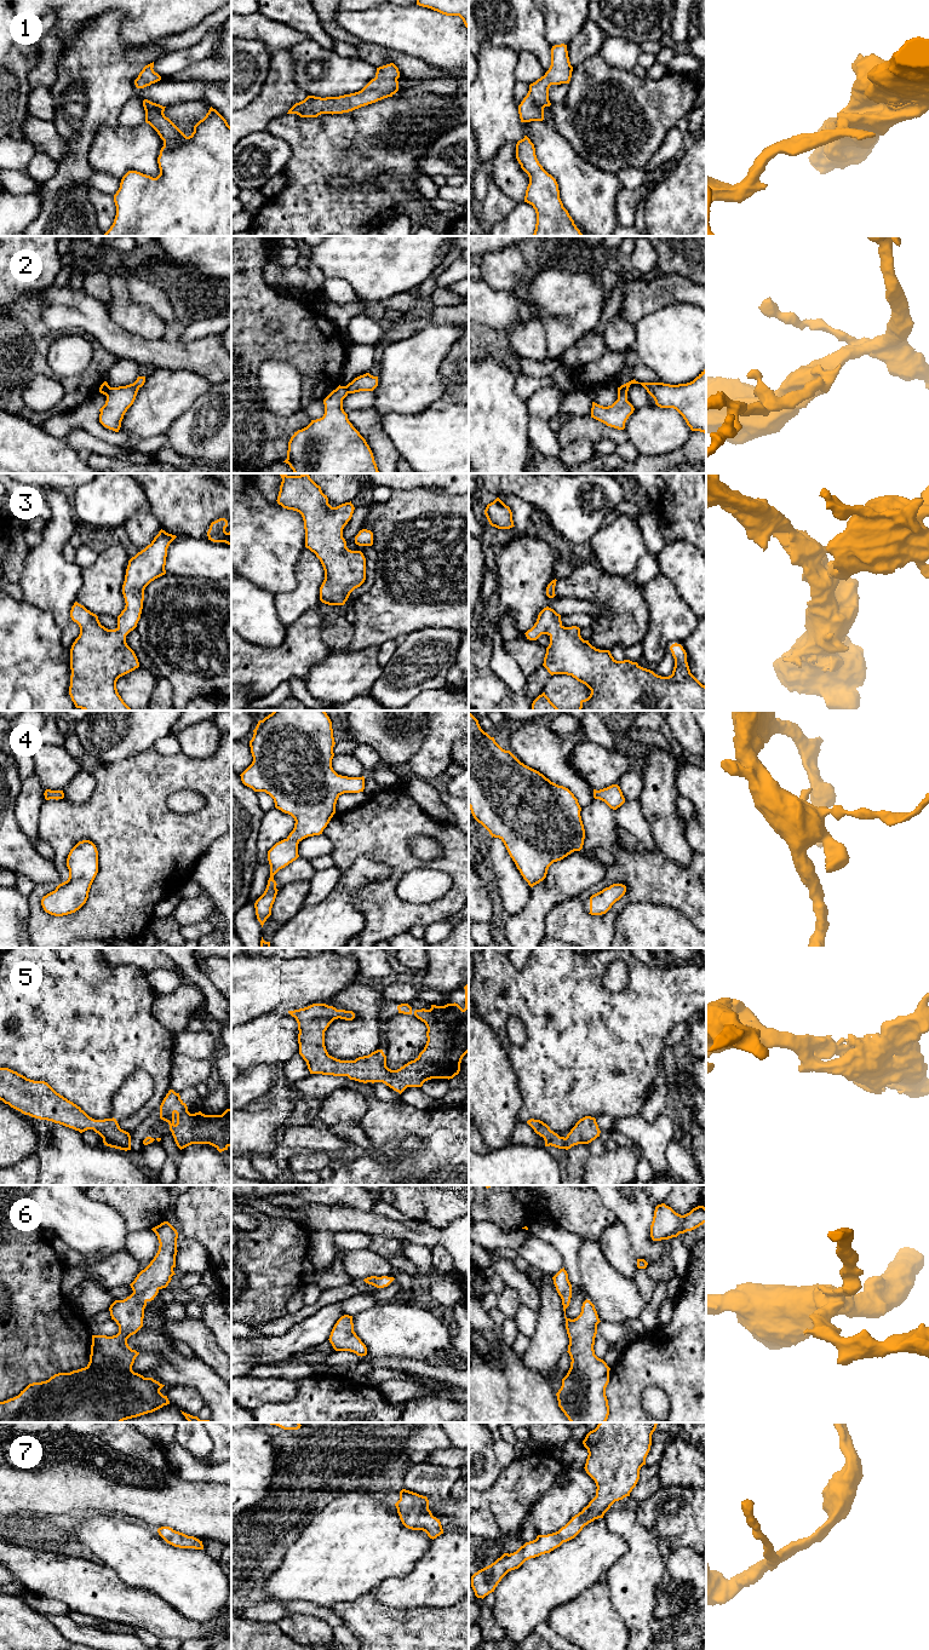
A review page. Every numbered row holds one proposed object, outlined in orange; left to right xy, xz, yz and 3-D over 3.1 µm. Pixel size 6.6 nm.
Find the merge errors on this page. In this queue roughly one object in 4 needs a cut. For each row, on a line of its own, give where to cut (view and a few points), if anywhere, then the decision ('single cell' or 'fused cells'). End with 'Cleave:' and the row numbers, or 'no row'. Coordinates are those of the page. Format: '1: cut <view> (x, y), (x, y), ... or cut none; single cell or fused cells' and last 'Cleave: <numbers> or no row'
1: cut none; single cell
2: cut yz (619, 387), (626, 394); fused cells
3: cut none; single cell
4: cut none; single cell
5: cut none; single cell
6: cut none; single cell
7: cut none; single cell
Cleave: 2

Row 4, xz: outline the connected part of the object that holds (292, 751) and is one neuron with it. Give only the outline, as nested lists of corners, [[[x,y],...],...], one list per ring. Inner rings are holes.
[[[274,711],[263,720],[258,721],[253,732],[253,737],[250,741],[253,761],[240,775],[241,781],[254,792],[265,792],[269,794],[274,799],[275,807],[291,815],[296,821],[294,828],[289,835],[276,843],[268,851],[270,878],[264,893],[254,903],[257,919],[263,927],[266,919],[271,915],[271,908],[279,891],[276,889],[277,884],[274,880],[274,875],[299,857],[298,844],[303,839],[322,834],[323,829],[336,813],[336,804],[342,794],[363,792],[365,777],[342,776],[333,770],[332,759],[334,757],[333,747],[336,742],[332,721],[325,711]]]

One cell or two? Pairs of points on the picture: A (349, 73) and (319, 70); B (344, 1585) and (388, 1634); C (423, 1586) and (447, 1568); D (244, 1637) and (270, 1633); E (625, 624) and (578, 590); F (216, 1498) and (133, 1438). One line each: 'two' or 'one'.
A: one
B: two
C: one
D: one
E: one
F: two

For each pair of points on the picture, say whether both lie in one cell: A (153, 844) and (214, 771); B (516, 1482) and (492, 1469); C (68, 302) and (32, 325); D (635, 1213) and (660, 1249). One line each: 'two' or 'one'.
A: one
B: two
C: two
D: one

